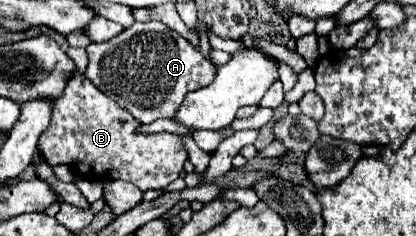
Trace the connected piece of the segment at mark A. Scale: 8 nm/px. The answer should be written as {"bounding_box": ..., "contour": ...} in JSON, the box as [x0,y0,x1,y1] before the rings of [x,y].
{"bounding_box":[86,22,218,124],"contour":[[[136,22],[110,42],[94,42],[86,50],[90,58],[86,78],[142,124],[150,124],[158,118],[172,118],[184,96],[212,84],[218,72],[196,46],[162,22]]]}

